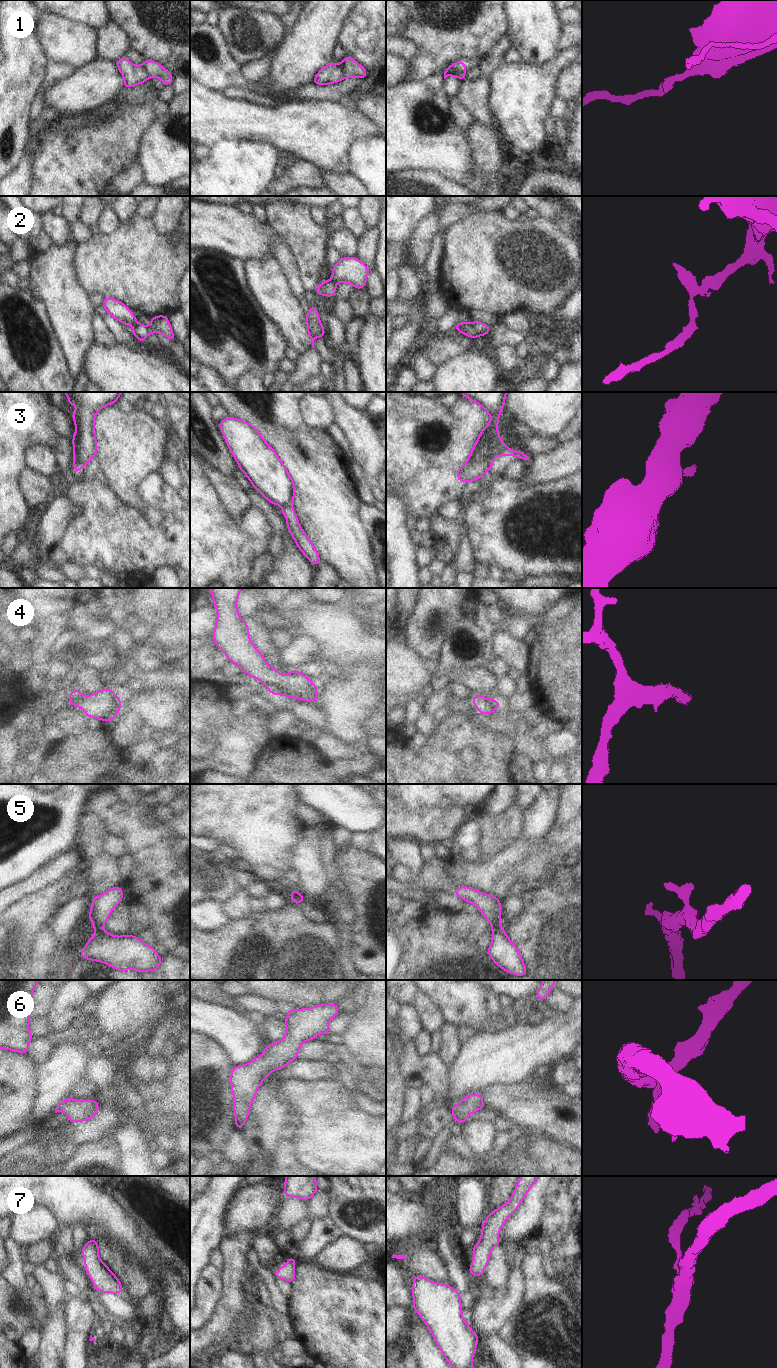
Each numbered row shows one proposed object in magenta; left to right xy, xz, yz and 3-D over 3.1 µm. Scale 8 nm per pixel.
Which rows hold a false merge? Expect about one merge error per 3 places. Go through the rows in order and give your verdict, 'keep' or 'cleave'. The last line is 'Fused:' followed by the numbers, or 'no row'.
1: cleave
2: cleave
3: cleave
4: keep
5: cleave
6: keep
7: keep
Fused: 1, 2, 3, 5

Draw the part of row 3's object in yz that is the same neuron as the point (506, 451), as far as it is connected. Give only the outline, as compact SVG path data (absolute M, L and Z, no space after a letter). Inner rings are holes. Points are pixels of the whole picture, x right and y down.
M504 447L500 454L496 456L514 456L516 458L521 458L524 460L529 459L529 457L521 450L521 451L514 451L509 447Z

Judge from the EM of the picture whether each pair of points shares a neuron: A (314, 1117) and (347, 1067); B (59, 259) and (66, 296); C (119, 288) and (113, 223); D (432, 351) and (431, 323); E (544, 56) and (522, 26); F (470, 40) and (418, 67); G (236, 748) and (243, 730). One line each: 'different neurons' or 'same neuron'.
A: different neurons
B: same neuron
C: different neurons
D: different neurons
E: same neuron
F: same neuron
G: same neuron

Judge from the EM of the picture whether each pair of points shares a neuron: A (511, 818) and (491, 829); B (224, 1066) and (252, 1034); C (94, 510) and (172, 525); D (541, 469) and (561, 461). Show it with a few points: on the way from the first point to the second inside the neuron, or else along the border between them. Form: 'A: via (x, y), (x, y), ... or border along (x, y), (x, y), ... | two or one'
A: via (506, 823), (500, 829), (496, 829) | one
B: border along (215, 1040), (227, 1054), (233, 1066) | two
C: via (113, 529), (153, 530) | one
D: via (546, 468), (556, 465) | one

